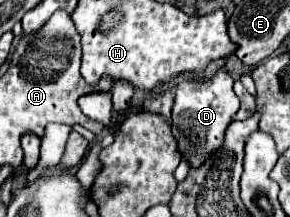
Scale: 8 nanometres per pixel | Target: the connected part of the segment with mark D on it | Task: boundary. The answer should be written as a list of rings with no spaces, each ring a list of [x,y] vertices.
[[[218,72],[208,82],[182,82],[176,88],[174,108],[172,108],[172,132],[178,140],[180,154],[192,168],[200,168],[208,156],[218,152],[226,138],[226,128],[232,124],[240,100],[232,90],[232,78],[228,72]]]

